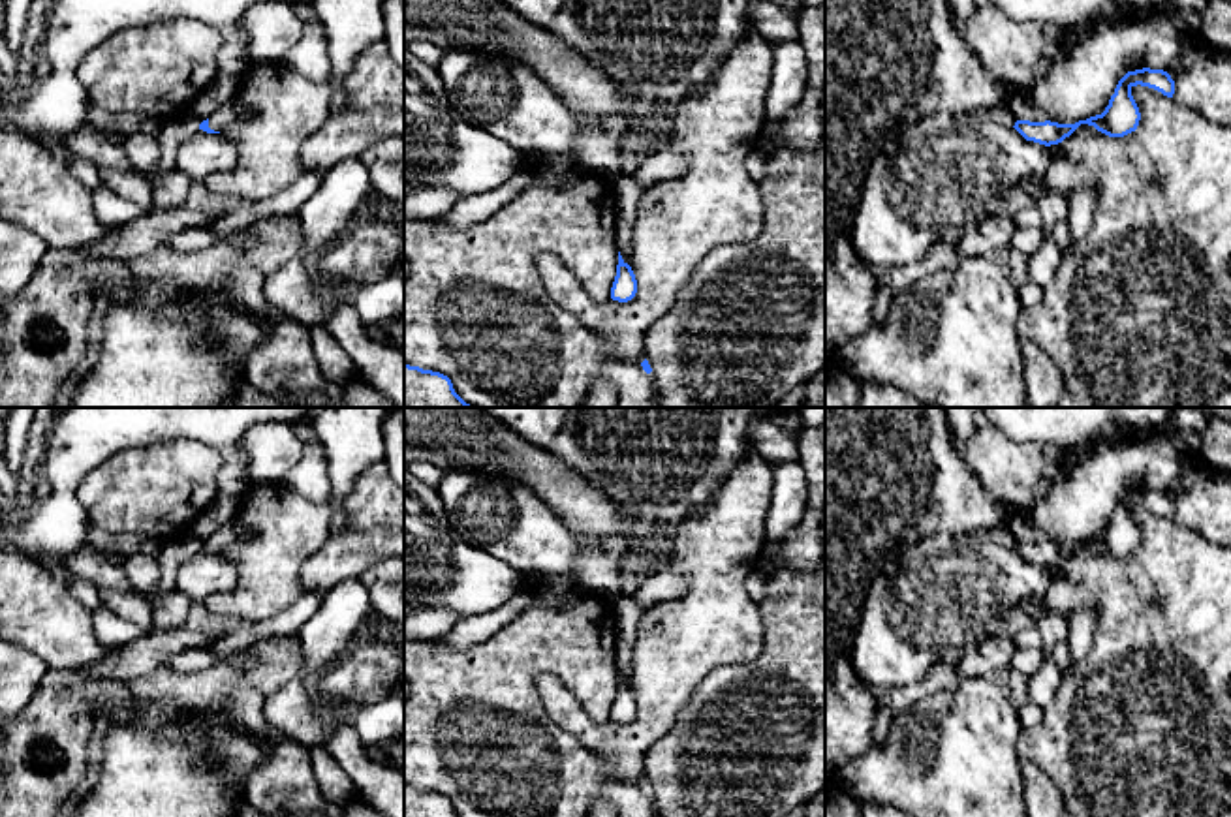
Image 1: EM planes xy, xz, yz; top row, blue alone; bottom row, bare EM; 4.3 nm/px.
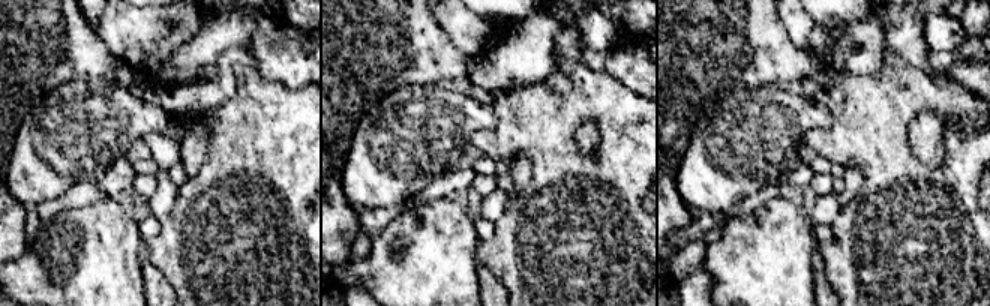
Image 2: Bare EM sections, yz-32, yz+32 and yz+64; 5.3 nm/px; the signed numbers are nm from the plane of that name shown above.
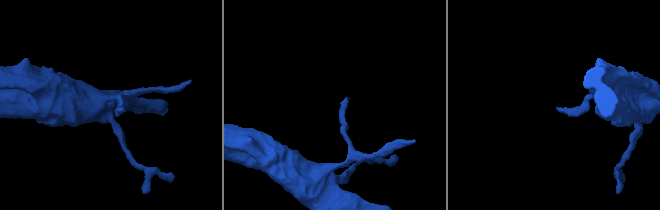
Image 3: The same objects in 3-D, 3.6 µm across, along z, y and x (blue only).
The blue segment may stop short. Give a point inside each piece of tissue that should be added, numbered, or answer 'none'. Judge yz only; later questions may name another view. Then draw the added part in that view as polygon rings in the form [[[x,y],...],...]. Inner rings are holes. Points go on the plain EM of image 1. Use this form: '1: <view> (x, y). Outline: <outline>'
none

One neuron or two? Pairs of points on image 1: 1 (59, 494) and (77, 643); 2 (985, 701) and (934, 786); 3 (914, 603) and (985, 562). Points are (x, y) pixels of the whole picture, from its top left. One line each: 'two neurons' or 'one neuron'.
1: two neurons
2: one neuron
3: one neuron

